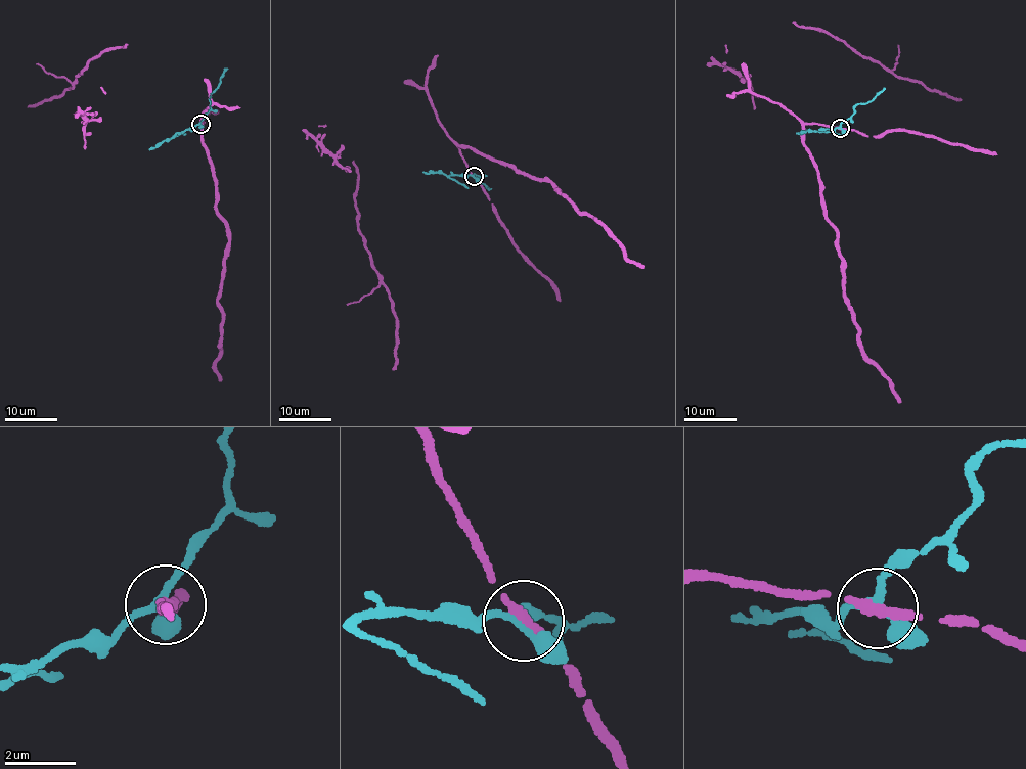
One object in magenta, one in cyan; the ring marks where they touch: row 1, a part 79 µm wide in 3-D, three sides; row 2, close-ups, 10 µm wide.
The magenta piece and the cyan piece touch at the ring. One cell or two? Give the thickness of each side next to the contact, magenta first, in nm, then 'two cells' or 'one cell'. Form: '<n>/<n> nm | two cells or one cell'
380/220 nm | two cells

